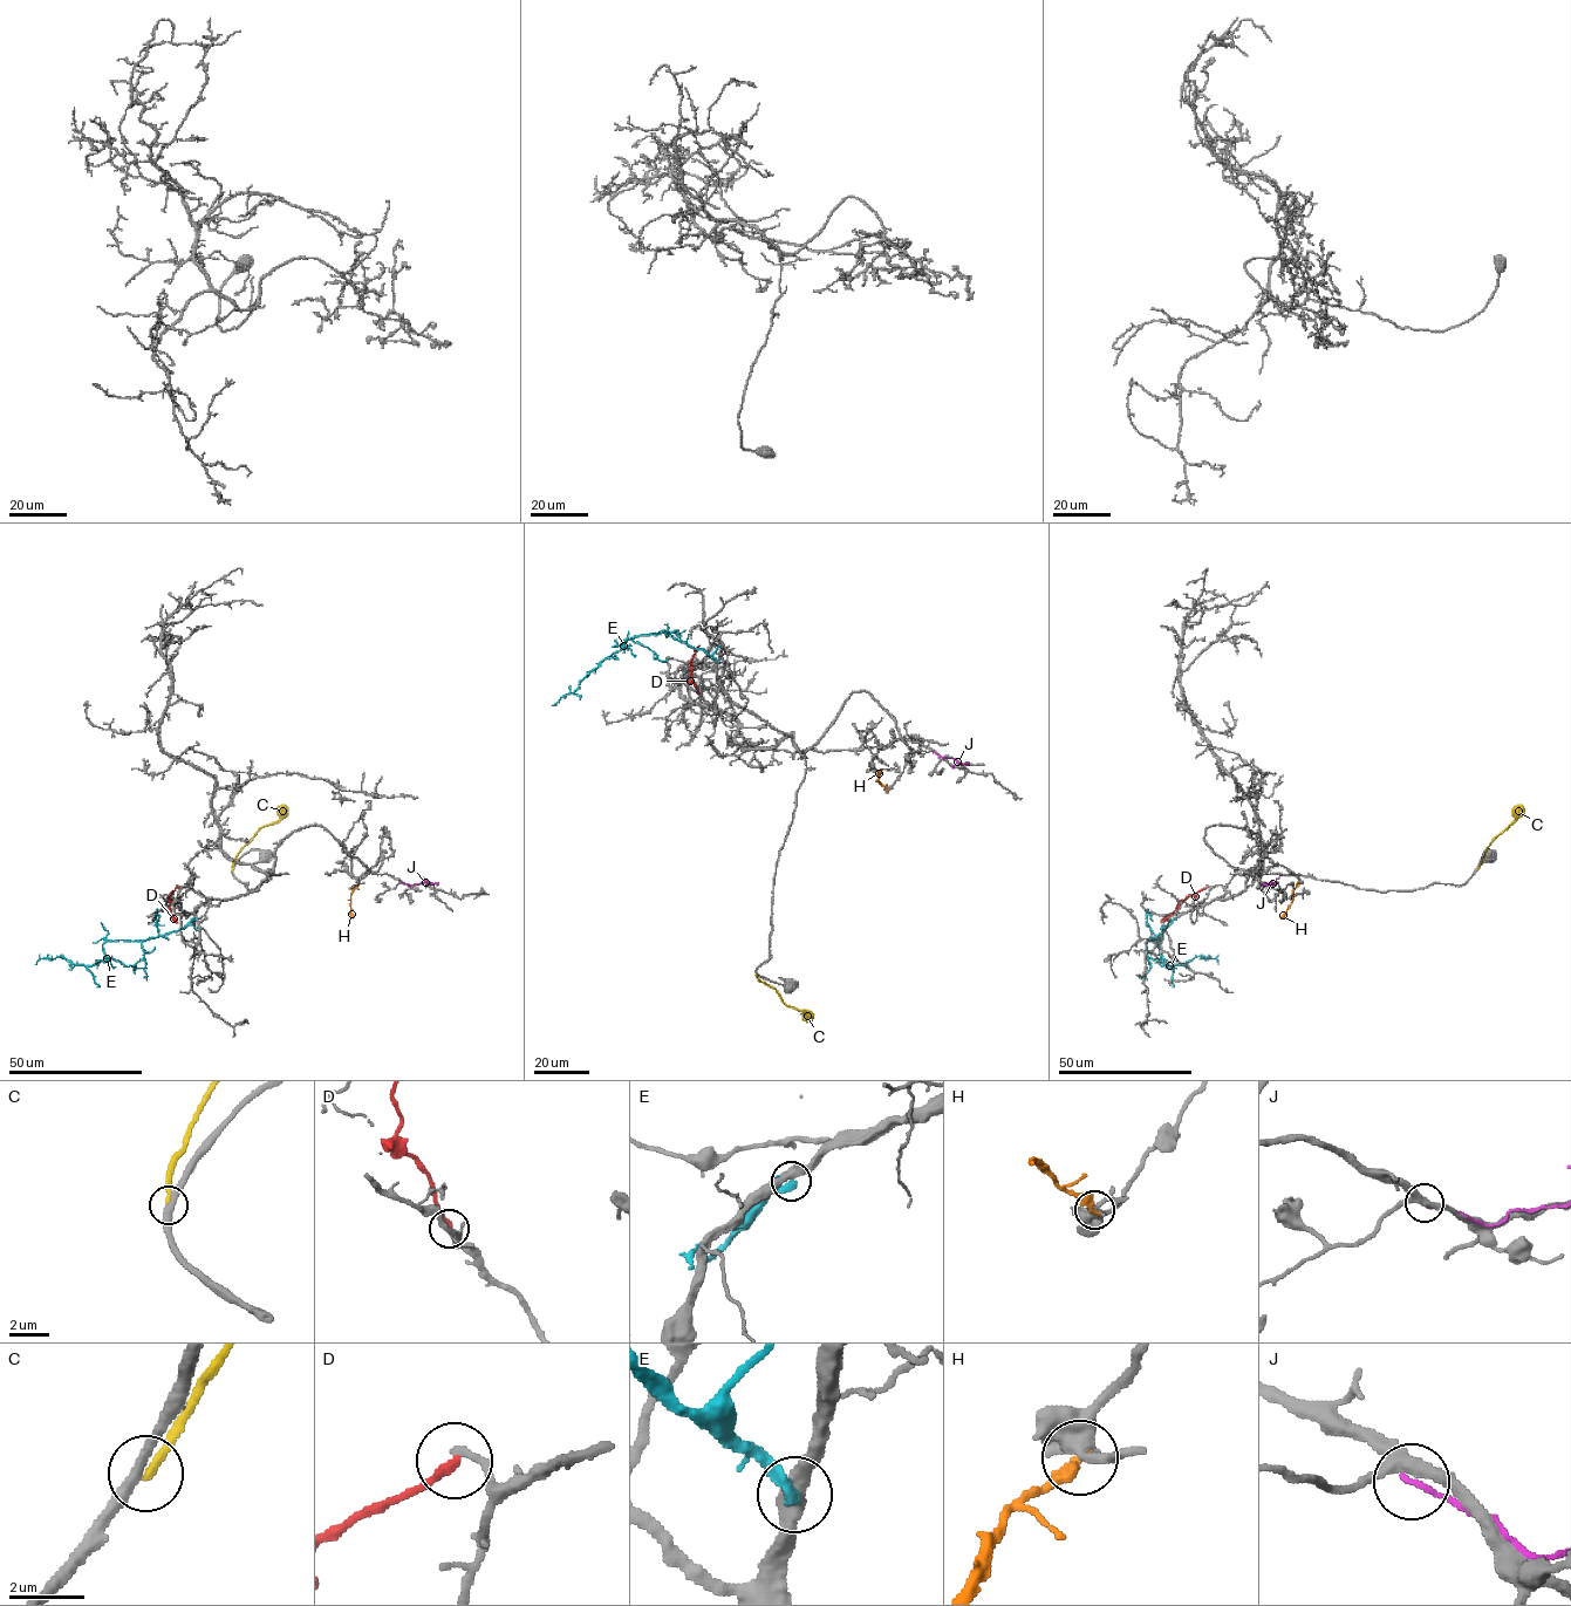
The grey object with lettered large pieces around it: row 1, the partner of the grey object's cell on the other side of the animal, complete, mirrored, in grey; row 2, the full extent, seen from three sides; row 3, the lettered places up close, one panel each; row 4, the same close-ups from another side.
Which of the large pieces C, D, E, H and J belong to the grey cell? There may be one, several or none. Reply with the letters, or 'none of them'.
none of them

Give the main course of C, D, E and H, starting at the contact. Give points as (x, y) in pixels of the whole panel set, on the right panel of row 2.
C: (1477, 869), (1489, 843), (1522, 812), (1521, 804)
D: (1207, 886), (1188, 895), (1160, 923)
E: (1175, 918), (1148, 941), (1155, 941), (1162, 961), (1170, 965), (1183, 965), (1202, 956), (1215, 958), (1217, 964)
H: (1299, 883), (1283, 918)

